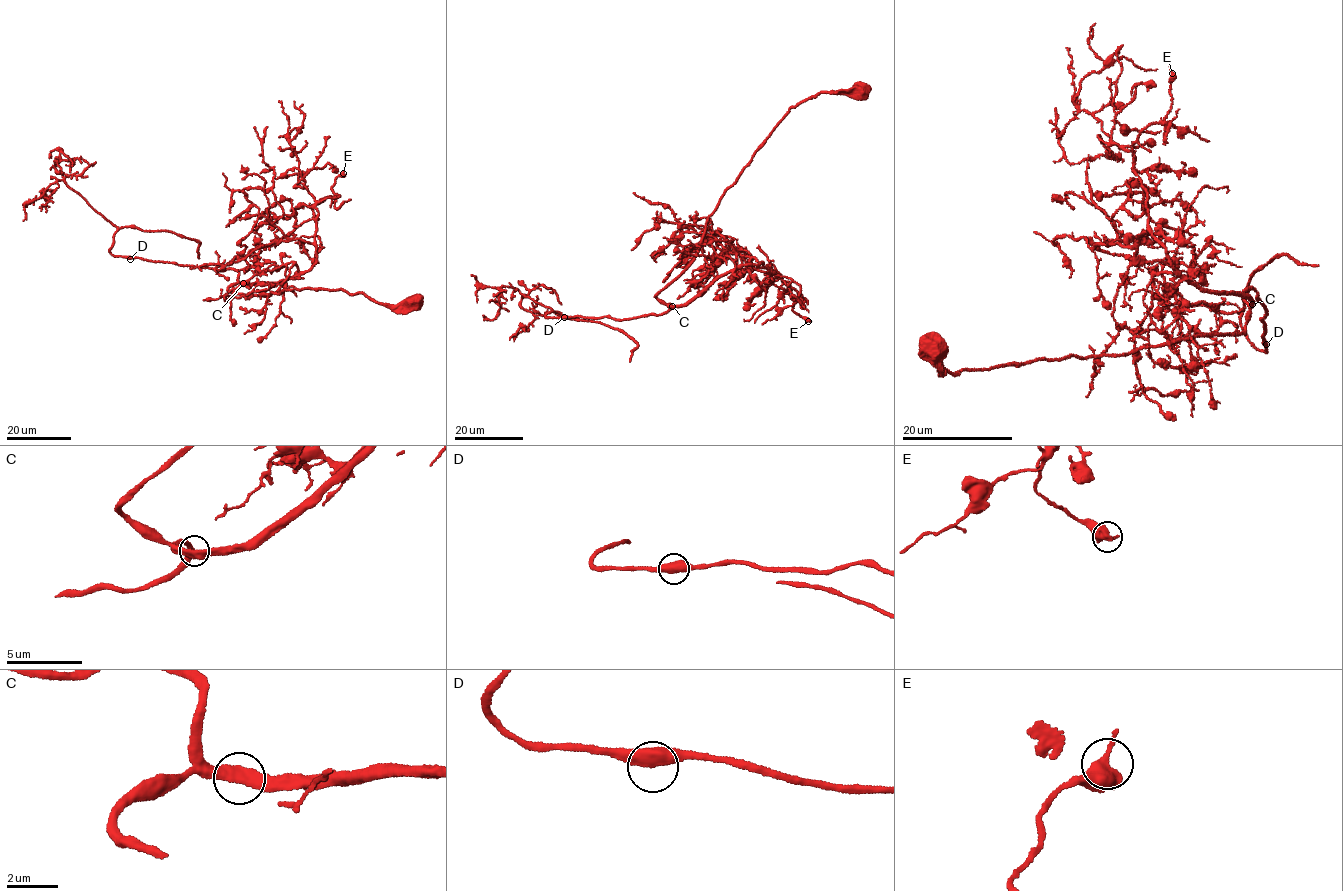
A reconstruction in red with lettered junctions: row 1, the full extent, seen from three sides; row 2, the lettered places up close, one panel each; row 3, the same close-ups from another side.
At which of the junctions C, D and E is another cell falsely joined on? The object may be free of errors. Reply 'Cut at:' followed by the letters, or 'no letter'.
Cut at: no letter

